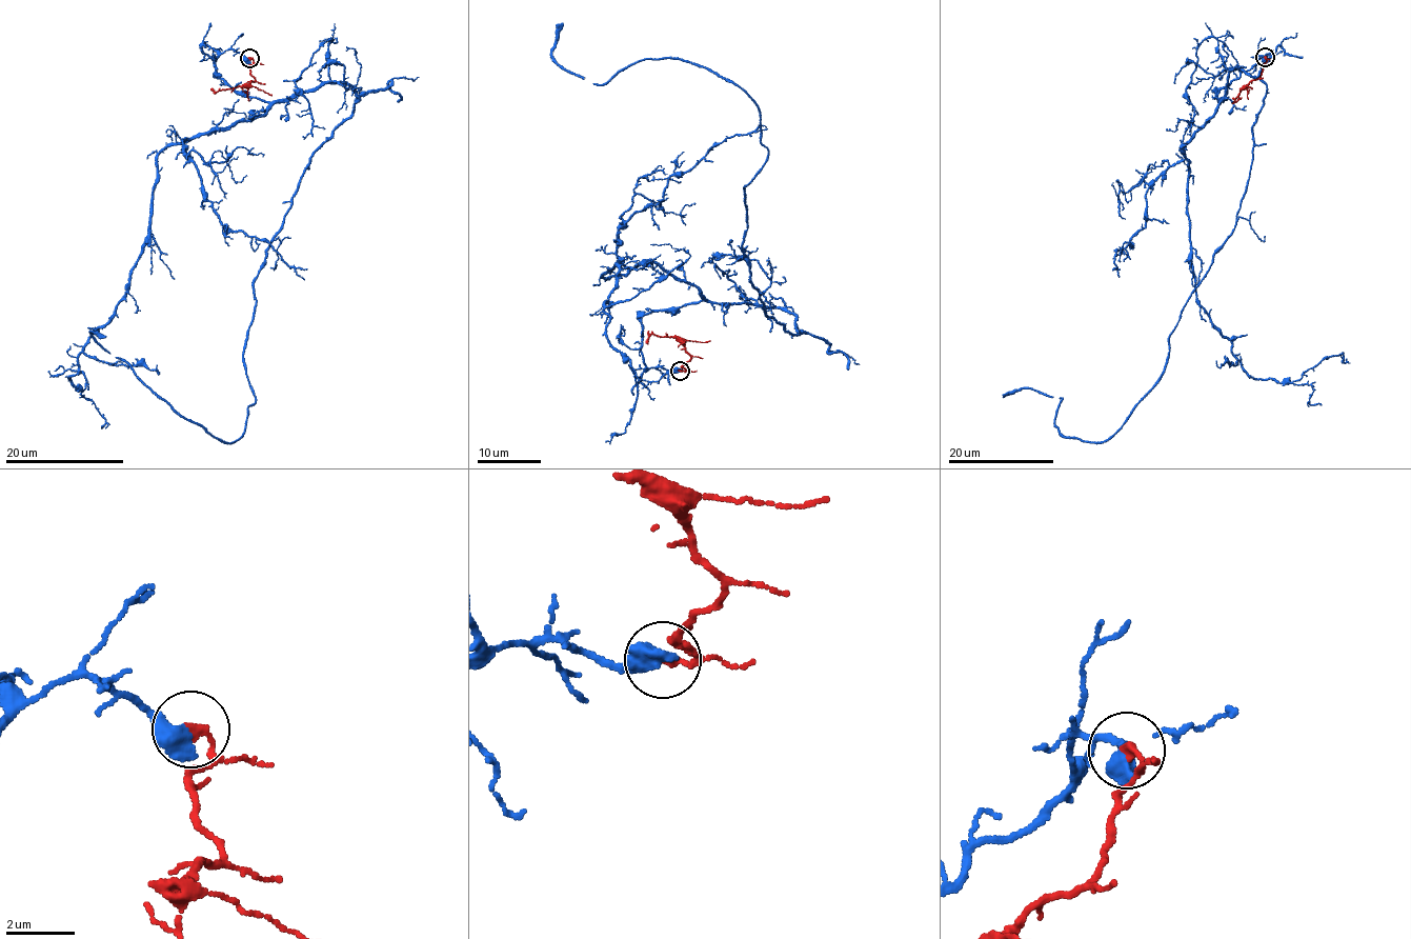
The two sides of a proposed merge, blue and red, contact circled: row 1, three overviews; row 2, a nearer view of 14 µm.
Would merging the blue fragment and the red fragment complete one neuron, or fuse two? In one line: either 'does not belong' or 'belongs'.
belongs

